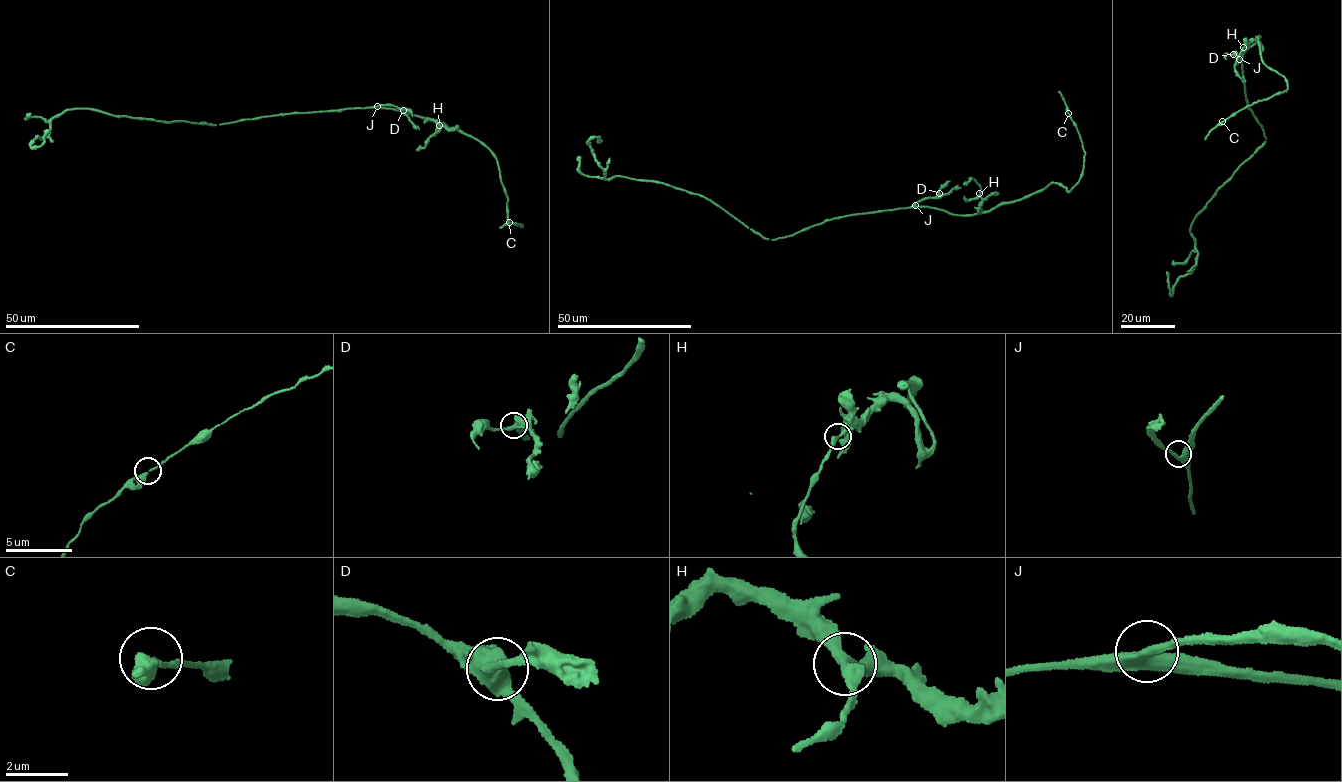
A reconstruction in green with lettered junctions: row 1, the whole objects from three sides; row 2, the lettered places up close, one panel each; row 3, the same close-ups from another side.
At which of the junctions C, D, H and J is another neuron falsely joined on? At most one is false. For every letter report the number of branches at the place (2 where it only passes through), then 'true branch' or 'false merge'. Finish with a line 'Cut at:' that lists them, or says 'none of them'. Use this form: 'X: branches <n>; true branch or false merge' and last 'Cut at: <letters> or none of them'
C: branches 2; true branch
D: branches 3; true branch
H: branches 3; true branch
J: branches 3; true branch
Cut at: none of them

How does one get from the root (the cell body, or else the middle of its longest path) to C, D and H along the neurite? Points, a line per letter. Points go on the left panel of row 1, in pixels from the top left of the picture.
C: (308, 112), (393, 109), (438, 120), (476, 139), (497, 161), (507, 198), (507, 220), (523, 225), (509, 223)
D: (308, 112), (385, 105), (403, 110)
H: (308, 112), (388, 108), (434, 119), (440, 126)

